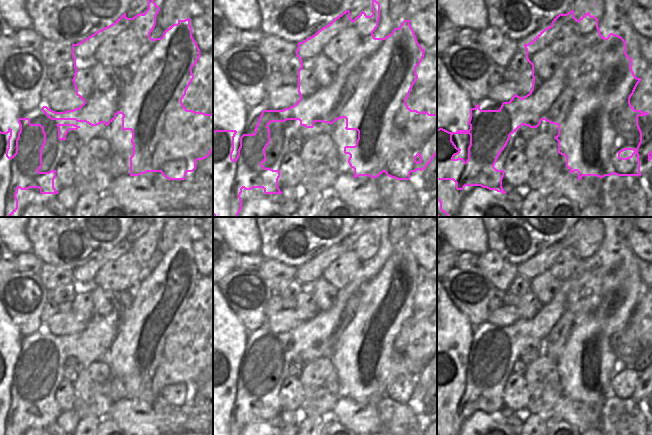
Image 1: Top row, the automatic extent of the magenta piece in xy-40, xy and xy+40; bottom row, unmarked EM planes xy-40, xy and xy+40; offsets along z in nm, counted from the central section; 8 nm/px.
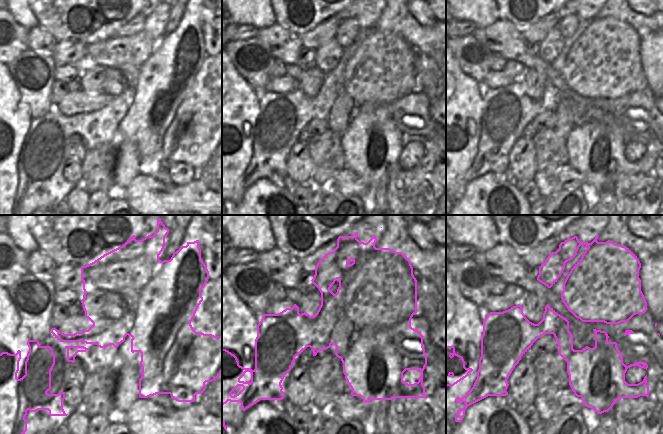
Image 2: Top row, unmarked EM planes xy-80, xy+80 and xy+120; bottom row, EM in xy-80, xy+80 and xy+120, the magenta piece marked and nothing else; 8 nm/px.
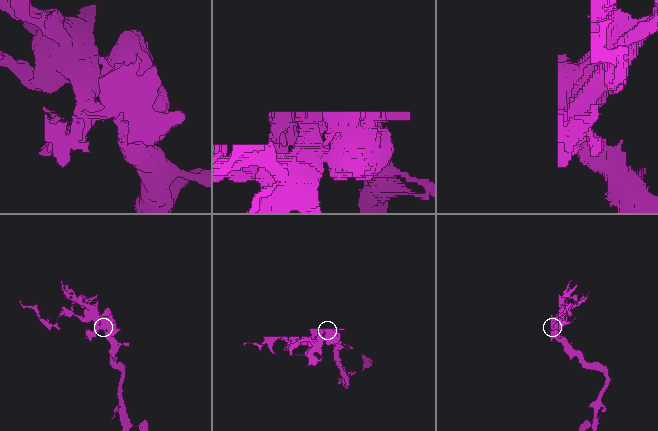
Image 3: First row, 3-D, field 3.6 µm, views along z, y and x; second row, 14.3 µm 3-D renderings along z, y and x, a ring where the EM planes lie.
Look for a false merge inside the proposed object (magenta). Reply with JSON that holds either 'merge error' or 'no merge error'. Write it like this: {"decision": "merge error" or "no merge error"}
{"decision": "merge error"}

